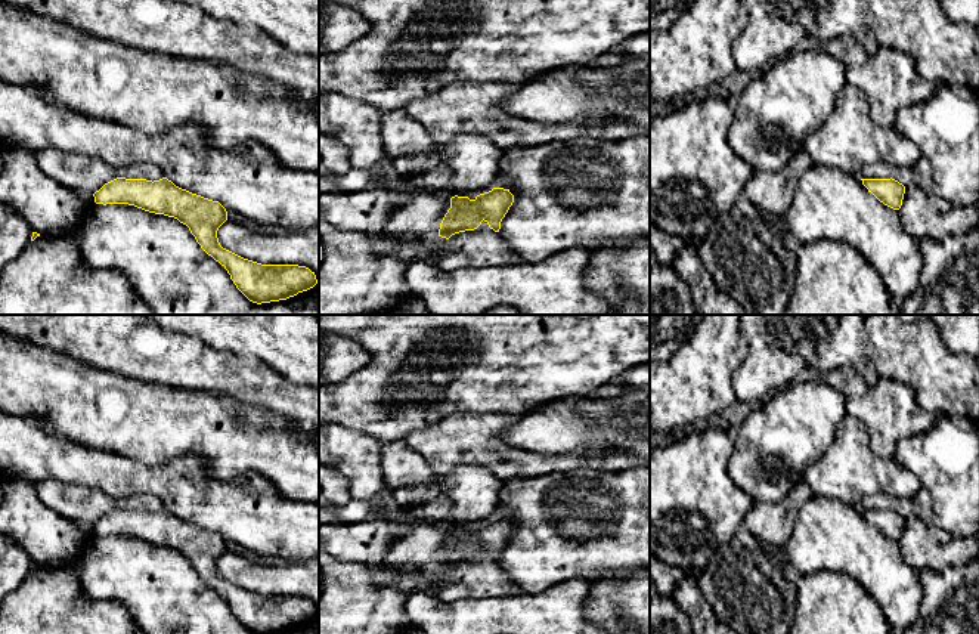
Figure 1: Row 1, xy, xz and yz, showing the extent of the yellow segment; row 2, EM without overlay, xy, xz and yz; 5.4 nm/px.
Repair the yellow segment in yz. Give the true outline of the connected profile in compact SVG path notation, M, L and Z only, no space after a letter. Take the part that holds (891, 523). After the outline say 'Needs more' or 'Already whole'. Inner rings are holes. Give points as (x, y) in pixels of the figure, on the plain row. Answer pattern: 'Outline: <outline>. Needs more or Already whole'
Outline: M861 510L862 516L884 536L899 541L905 517L895 510Z. Already whole

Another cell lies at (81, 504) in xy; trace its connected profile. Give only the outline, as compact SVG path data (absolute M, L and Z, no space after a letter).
M56 480L37 482L34 486L40 500L47 507L77 523L90 536L95 535L93 525L117 508L146 510L152 513L165 508L162 501L151 494L114 498L96 488Z

